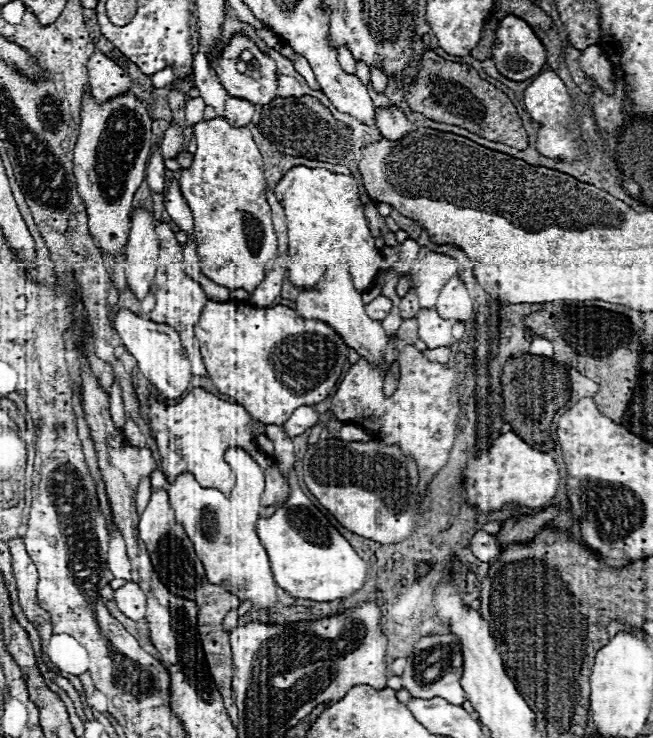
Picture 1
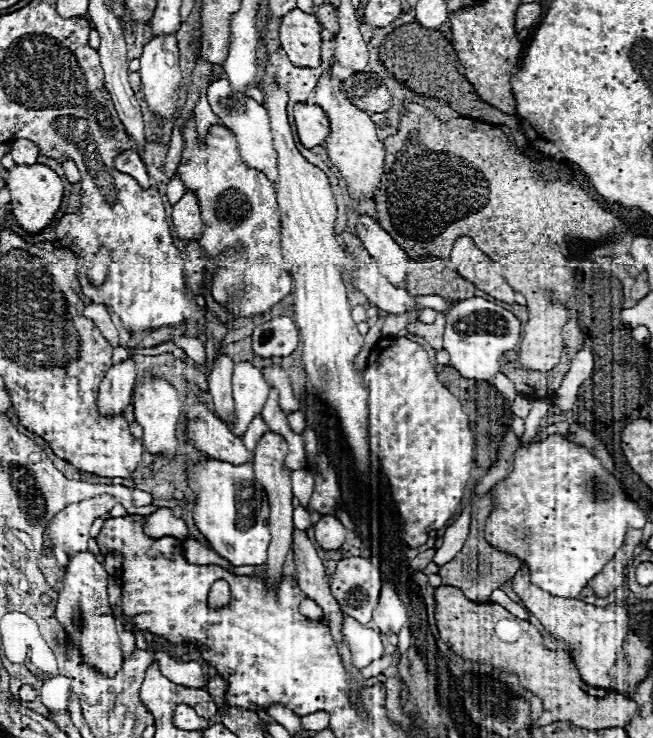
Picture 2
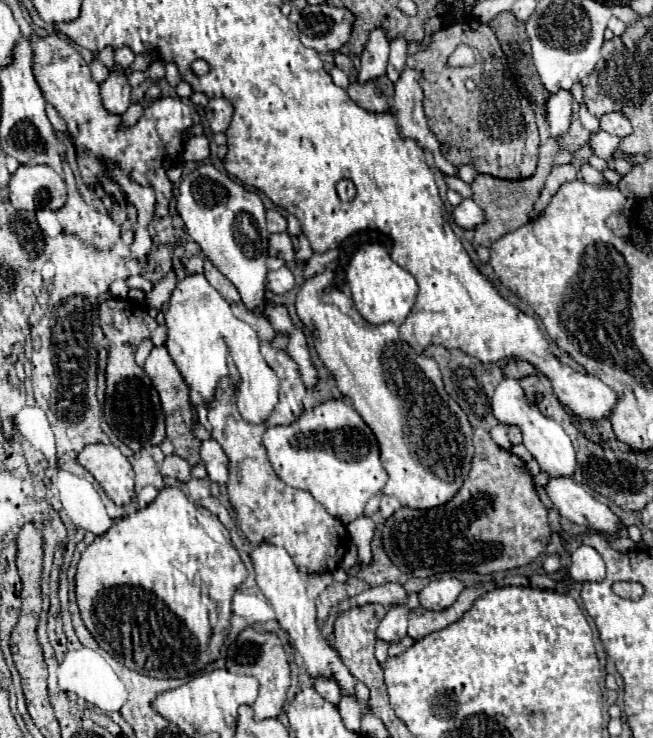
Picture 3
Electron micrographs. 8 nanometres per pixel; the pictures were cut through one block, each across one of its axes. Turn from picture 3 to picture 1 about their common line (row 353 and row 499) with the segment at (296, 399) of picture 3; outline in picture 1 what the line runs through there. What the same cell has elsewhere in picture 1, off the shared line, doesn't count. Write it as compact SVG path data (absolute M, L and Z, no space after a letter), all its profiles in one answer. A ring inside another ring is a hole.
M194 388L190 394L186 394L186 398L182 398L182 402L170 406L164 406L164 402L160 400L152 402L152 396L150 400L140 400L140 416L150 422L150 428L158 444L158 452L162 456L162 472L168 476L168 480L176 478L182 472L192 472L198 484L202 484L204 488L220 488L220 492L224 492L224 496L229 498L234 481L231 479L231 470L222 456L228 446L238 446L252 454L252 458L264 470L264 506L284 504L290 496L288 480L280 474L276 460L258 448L250 432L250 416L240 404L224 402L214 394L206 392L204 388Z

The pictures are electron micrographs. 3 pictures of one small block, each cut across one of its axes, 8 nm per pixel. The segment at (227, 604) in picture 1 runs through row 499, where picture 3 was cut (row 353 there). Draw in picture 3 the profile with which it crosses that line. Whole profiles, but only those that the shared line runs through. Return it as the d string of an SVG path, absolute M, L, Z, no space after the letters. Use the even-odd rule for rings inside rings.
M164 346L160 348L152 348L150 356L146 358L146 364L144 364L144 370L146 374L150 376L154 388L158 390L160 394L160 400L162 400L162 412L166 416L166 434L168 434L168 440L174 444L174 450L180 458L188 460L190 466L196 466L200 464L200 454L198 454L198 446L200 446L200 440L196 440L196 436L192 434L192 426L194 426L194 420L192 420L192 402L190 402L190 396L188 396L188 386L184 384L184 378L180 376L178 368L174 366L174 360L168 356L168 350Z

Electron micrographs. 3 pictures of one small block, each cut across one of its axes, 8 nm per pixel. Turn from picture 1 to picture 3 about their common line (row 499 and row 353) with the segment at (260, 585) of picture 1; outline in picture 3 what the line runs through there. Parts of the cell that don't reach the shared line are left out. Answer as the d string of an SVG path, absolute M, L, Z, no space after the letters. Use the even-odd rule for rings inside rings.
M190 274L182 278L168 302L168 310L164 312L168 338L166 348L184 376L188 388L196 390L204 400L212 400L218 380L226 376L226 352L232 354L232 360L242 376L242 384L238 388L238 410L242 418L250 424L264 422L278 402L278 380L272 368L260 354L258 334L250 328L250 324L238 320L230 304L214 290L204 274ZM224 352L224 354L212 354Z

